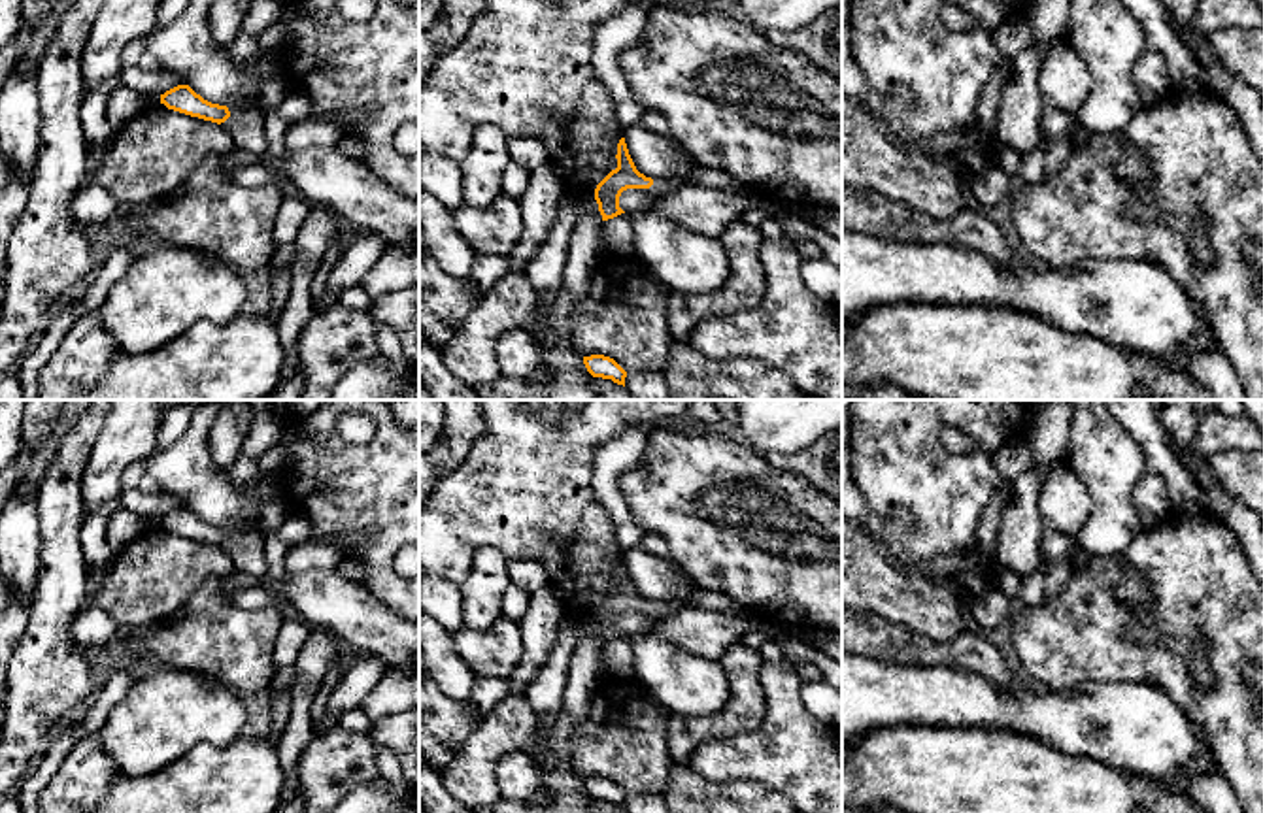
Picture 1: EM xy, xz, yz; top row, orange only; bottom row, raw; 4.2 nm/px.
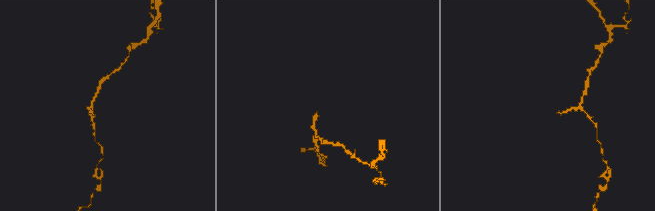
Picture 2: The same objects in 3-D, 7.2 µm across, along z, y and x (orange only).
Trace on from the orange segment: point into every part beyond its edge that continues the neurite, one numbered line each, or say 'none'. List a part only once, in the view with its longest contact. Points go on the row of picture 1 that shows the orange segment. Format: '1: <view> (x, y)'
1: xz (631, 200)

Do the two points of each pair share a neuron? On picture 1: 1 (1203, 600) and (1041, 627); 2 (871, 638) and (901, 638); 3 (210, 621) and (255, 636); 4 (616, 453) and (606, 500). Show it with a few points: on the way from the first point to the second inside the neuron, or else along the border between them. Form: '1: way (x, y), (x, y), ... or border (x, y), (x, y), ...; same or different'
1: way (1163, 629), (1080, 629); same
2: way (878, 638), (893, 638); same
3: way (221, 632), (225, 636), (244, 636); same
4: way (608, 464), (606, 489); same

